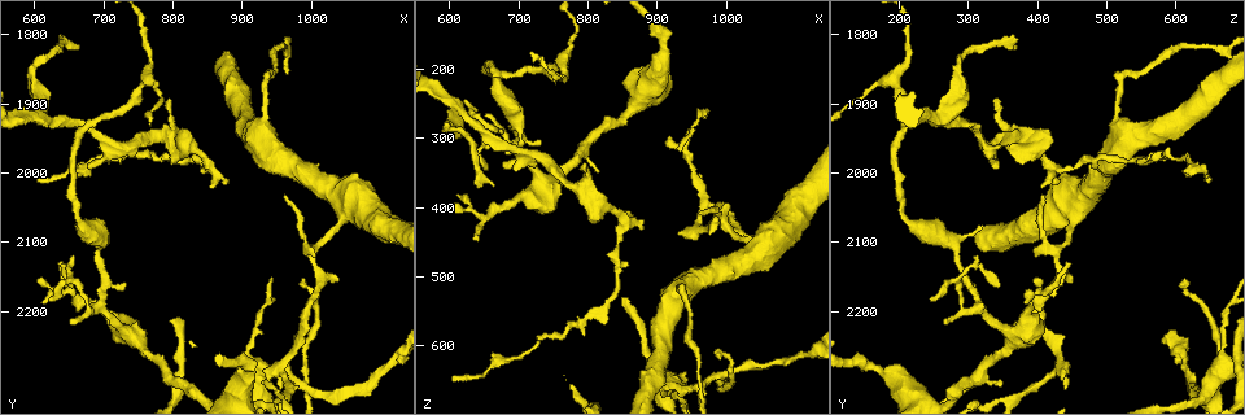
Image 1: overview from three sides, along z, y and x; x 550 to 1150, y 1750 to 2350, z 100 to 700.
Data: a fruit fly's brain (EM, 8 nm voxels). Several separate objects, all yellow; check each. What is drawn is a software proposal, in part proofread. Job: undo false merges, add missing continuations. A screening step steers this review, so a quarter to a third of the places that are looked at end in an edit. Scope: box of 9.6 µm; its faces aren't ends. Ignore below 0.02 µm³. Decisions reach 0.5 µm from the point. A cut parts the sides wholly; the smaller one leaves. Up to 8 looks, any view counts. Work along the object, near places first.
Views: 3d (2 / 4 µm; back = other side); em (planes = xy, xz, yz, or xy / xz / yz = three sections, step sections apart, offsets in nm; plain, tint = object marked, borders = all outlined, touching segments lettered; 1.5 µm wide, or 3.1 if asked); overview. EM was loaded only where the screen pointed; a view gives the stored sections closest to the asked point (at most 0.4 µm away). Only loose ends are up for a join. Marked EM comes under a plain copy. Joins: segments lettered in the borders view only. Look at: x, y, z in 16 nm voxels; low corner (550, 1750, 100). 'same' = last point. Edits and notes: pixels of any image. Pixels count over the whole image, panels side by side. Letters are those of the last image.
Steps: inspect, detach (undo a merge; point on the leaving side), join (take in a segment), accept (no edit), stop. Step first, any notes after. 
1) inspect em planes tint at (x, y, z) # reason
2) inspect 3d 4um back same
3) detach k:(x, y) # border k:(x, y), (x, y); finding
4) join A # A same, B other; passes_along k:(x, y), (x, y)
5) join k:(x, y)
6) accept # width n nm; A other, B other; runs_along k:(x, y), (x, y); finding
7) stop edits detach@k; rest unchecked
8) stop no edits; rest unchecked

inspect 3d 2um at (935, 2305, 435) # free end

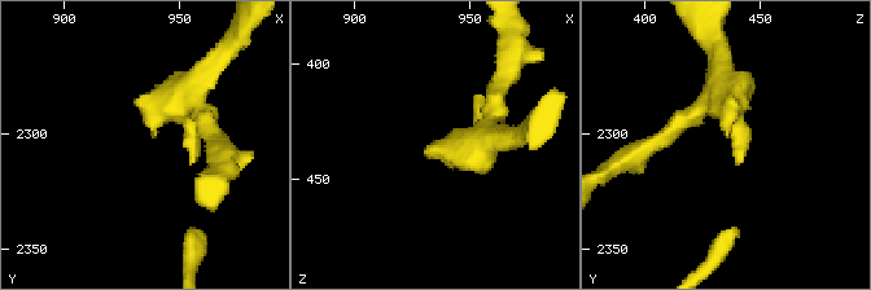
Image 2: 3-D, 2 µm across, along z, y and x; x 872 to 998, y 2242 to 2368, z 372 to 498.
inspect em yz step 4 borders at (938, 2301, 438) # need the tissue

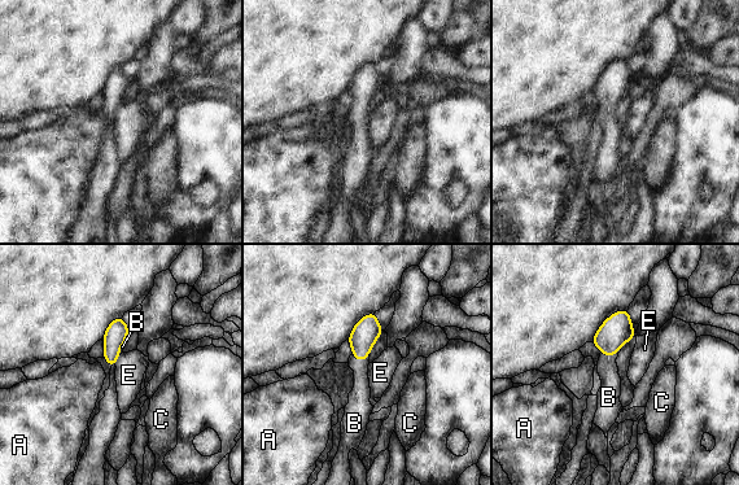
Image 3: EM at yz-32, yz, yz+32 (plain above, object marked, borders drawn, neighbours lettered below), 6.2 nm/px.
join B # A other, B same, C other, E other; passes_along 3:(617, 328), (611, 355), (608, 396); it goes on there

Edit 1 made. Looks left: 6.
inspect overview # see it whole again

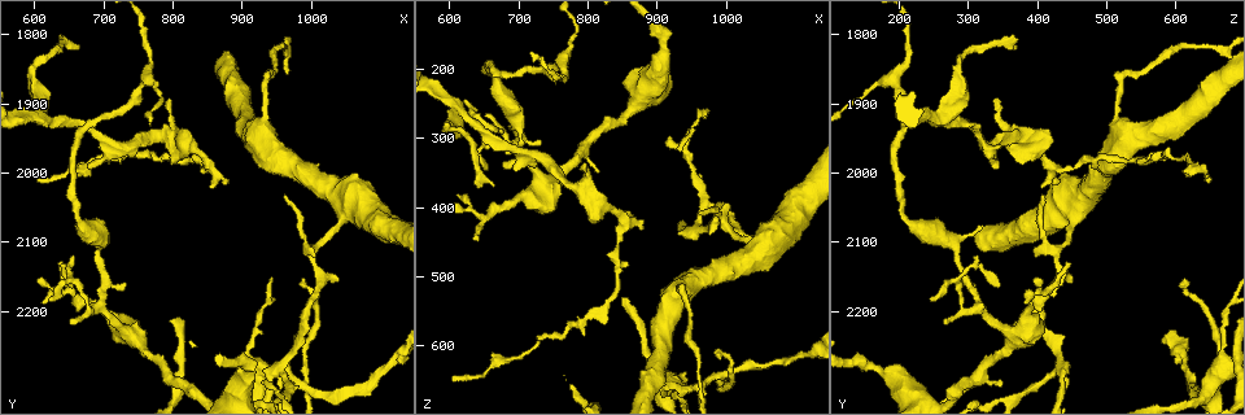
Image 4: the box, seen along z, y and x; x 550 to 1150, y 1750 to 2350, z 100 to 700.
inspect 3d 2um back at (990, 2155, 610) # an open end

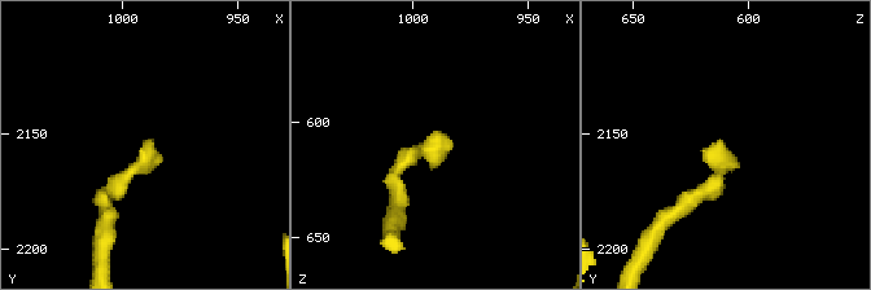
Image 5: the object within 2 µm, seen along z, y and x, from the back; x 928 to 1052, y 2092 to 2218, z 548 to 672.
inspect em planes borders at (987, 2154, 611) # need the tissue

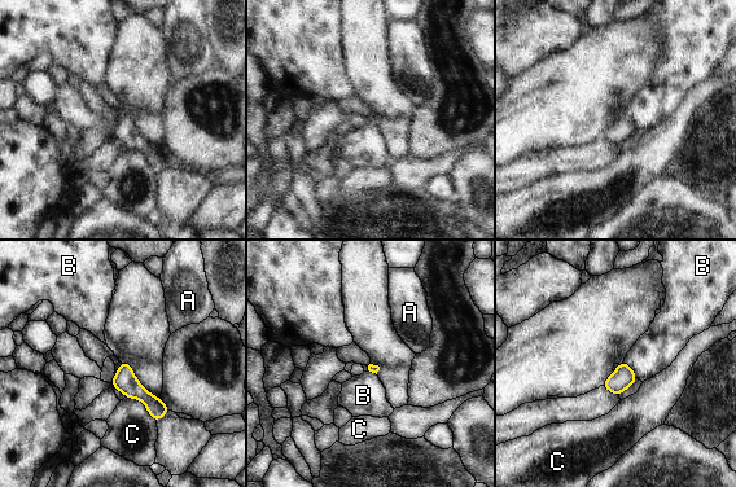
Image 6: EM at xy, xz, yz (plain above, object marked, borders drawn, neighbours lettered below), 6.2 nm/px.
accept # A other, B other, C other; runs_along 6:(122, 364), (156, 417); none of them fits

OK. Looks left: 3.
inspect em xz step 8 borders at (980, 2300, 645)

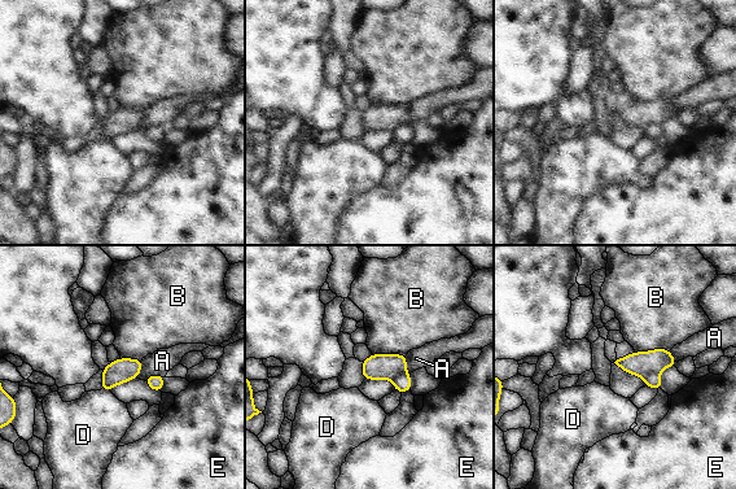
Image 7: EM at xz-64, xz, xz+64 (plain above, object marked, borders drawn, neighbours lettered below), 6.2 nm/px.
inspect em planes borders same

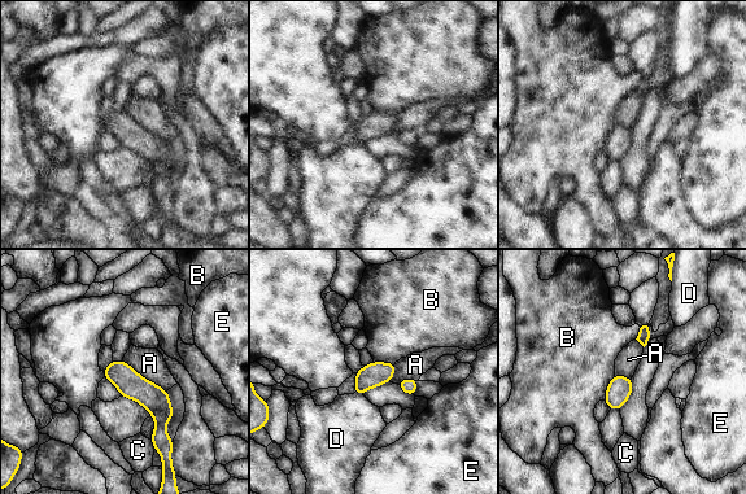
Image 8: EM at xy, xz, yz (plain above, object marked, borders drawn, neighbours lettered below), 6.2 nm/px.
detach 8:(161, 440) # longest_contact A 340 nm; A other, B other, C other, D other, E other; border 8:(153, 415), (161, 414), (169, 419); a second neuron is stuck on

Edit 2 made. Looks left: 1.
stop edits join@3, detach@8; rest unchecked

